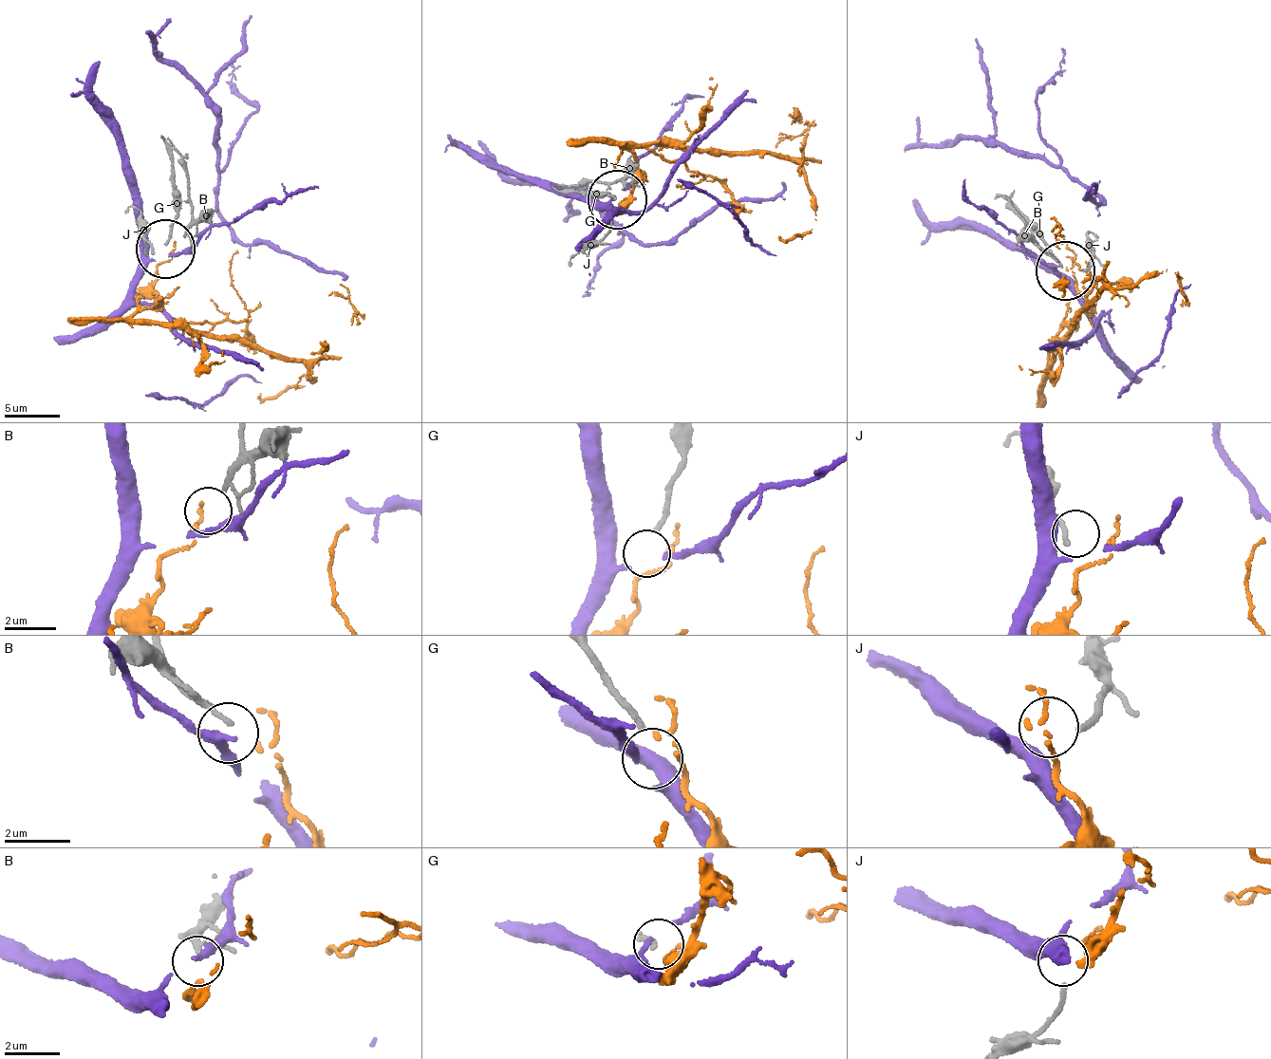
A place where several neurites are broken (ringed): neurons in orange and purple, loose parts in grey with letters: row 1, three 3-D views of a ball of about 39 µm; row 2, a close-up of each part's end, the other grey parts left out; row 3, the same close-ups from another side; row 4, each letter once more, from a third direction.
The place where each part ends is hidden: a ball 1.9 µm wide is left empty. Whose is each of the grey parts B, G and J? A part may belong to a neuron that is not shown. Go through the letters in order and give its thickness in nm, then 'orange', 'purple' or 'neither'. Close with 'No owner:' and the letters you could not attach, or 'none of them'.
B: 100 nm thick; orange
G: 170 nm thick; neither
J: 170 nm thick; neither
No owner: G, J

